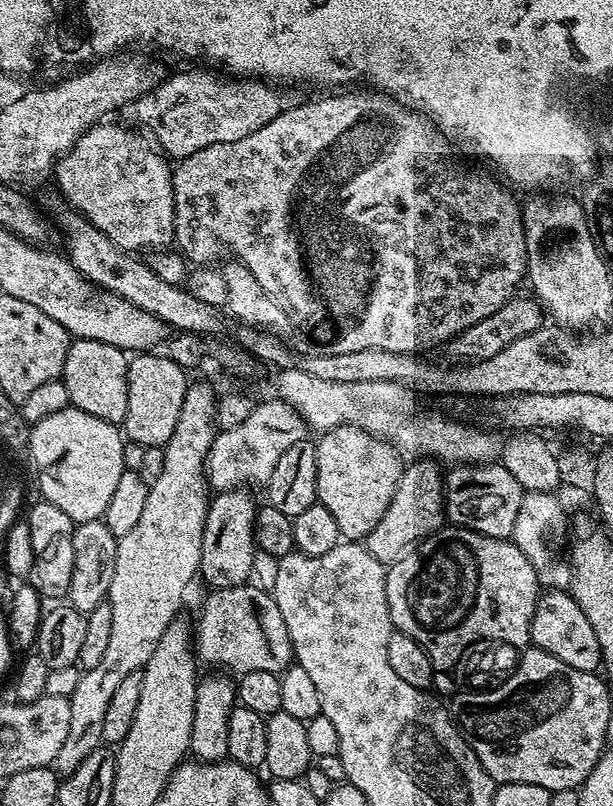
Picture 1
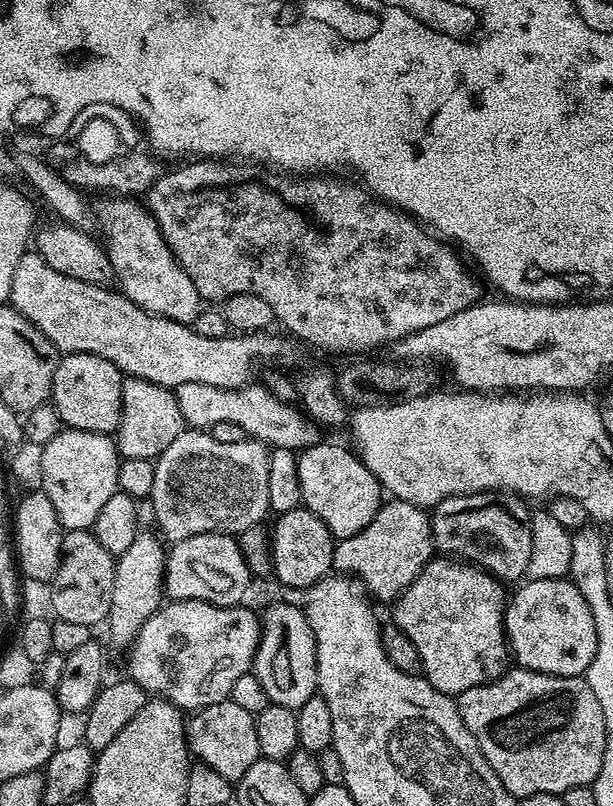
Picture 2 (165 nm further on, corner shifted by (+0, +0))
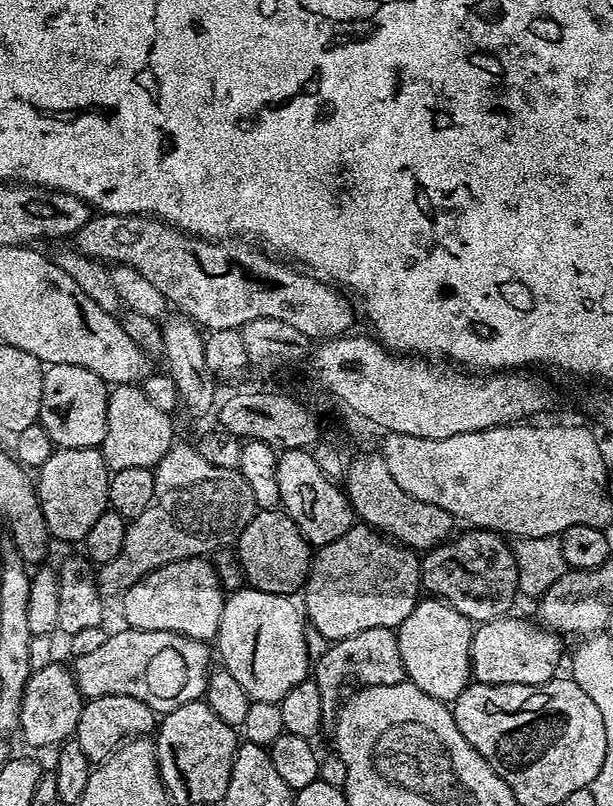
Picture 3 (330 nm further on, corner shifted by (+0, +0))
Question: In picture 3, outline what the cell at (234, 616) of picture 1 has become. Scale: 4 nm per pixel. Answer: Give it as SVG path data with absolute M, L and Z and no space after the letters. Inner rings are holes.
M125 627L124 632L112 632L91 654L75 657L74 671L76 684L86 698L105 696L106 694L126 694L146 702L153 712L167 714L186 702L201 699L208 684L208 673L211 669L211 647L202 640L194 640L186 635L178 635L170 630L138 630Z

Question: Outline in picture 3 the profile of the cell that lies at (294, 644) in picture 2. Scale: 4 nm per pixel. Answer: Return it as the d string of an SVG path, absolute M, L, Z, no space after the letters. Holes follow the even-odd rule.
M245 586L225 599L214 648L217 653L220 651L219 663L234 674L252 701L279 704L298 682L310 676L308 636L304 628L305 613L293 597L266 594L266 590Z

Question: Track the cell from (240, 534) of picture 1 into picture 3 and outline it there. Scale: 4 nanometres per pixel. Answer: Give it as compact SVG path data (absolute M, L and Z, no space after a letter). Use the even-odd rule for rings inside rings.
M192 556L188 560L170 562L126 589L122 594L123 623L138 630L170 630L194 640L212 642L220 629L225 599L220 575L211 559Z

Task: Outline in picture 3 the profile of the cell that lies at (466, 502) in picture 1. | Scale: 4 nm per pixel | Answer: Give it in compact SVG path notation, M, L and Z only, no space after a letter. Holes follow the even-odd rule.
M472 528L471 530L464 530L459 534L453 535L451 538L444 541L442 544L437 544L435 548L427 549L423 553L420 562L420 582L425 593L431 594L433 597L445 600L450 606L454 606L465 616L467 620L473 622L483 622L486 620L497 620L500 616L507 616L513 611L512 603L518 600L518 566L516 565L516 554L513 545L501 533L489 532L487 528Z

